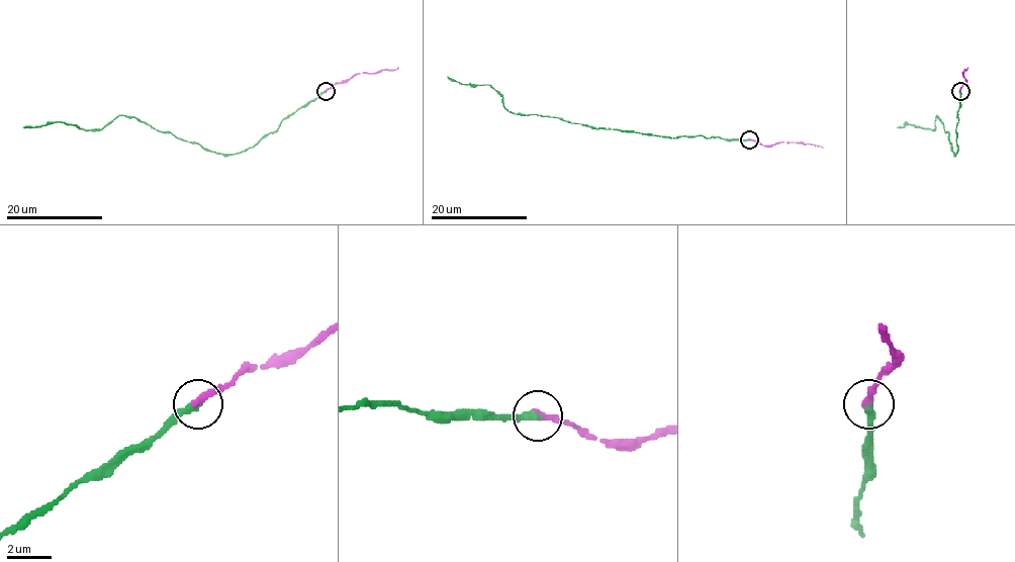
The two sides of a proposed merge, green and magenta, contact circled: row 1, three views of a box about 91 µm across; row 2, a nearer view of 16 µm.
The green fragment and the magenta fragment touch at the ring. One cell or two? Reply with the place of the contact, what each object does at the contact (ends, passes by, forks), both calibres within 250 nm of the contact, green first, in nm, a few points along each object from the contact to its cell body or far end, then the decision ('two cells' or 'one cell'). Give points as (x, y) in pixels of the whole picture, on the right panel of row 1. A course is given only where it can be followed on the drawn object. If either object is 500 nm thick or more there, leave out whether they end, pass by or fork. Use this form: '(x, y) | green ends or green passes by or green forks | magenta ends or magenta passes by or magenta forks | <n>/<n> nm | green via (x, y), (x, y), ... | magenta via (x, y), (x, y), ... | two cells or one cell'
(960, 91) | green ends | magenta ends | 320/400 nm | green via (960, 91), (956, 154), (952, 151), (949, 134), (936, 115), (935, 129), (905, 122), (897, 127) | magenta via (960, 91), (965, 83), (961, 73), (967, 67) | one cell

